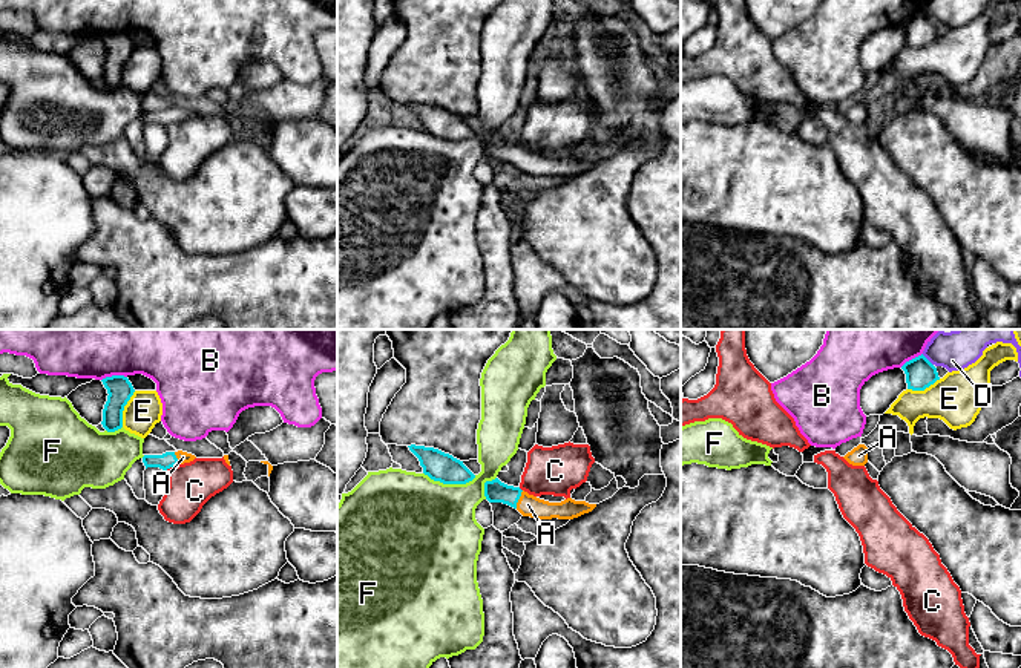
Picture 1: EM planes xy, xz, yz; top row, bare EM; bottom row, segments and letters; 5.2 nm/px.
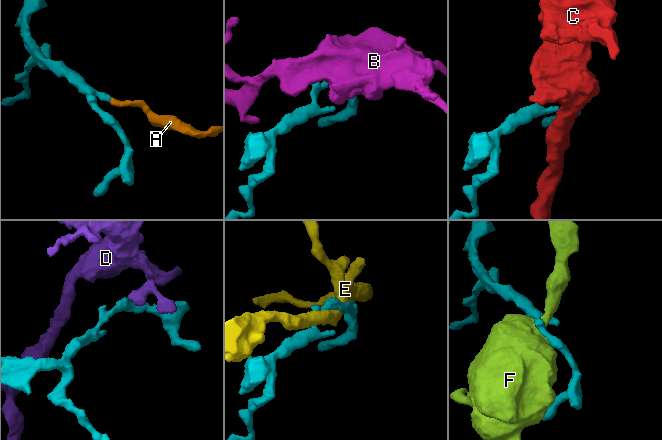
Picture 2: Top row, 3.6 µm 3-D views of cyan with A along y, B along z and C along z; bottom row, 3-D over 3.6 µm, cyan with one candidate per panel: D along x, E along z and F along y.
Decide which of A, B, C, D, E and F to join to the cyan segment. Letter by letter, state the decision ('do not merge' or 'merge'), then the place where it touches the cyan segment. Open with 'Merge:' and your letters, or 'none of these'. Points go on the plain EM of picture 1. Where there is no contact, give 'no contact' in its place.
Merge: A
A: merge | xz (518, 155)
B: do not merge | xy (114, 32)
C: do not merge | xy (172, 123)
D: do not merge | yz (928, 17)
E: do not merge | xy (123, 66)
F: do not merge | xz (449, 140)

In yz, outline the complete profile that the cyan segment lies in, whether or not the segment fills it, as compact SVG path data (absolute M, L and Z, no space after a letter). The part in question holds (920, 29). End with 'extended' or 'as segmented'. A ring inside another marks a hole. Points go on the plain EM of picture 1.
M921 11L906 18L901 26L906 31L908 46L924 47L940 37L937 25Z; as segmented

